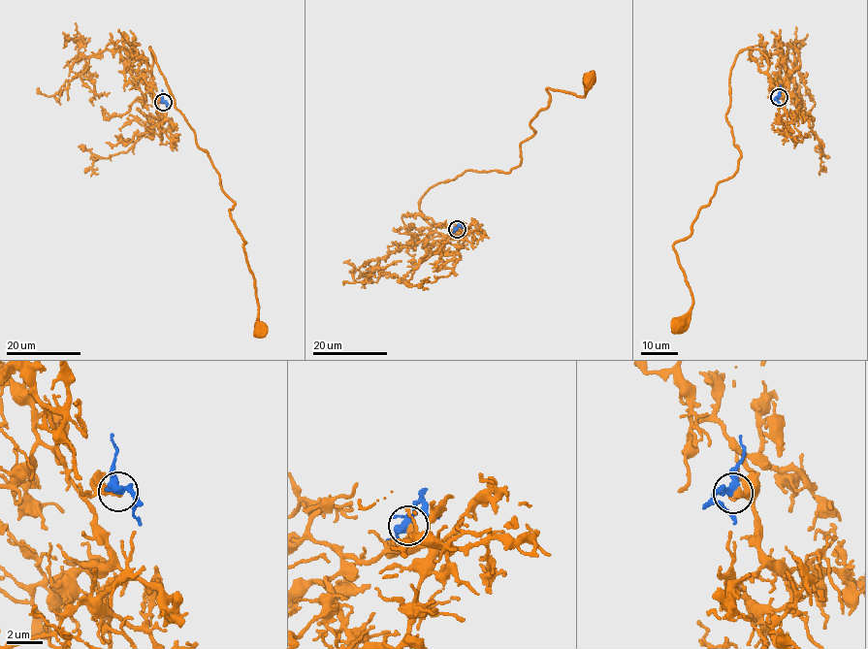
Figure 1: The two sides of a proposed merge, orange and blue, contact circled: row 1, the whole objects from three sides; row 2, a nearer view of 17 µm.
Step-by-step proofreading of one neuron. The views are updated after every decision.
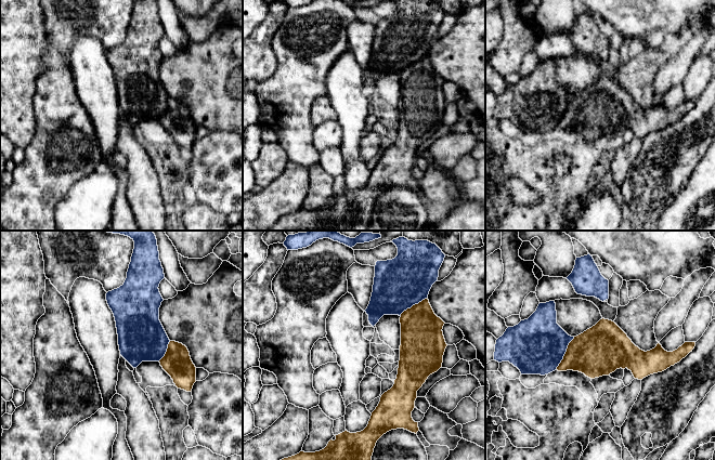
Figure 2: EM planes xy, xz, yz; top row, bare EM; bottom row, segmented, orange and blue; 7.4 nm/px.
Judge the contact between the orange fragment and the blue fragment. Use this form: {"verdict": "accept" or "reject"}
{"verdict": "accept"}

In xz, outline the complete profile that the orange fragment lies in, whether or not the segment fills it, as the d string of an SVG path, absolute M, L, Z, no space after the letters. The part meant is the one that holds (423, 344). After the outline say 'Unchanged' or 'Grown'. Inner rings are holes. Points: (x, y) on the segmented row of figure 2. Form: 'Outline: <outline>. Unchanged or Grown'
Outline: M399 237L391 242L398 248L398 255L392 260L376 262L373 292L364 312L368 315L368 321L373 327L384 315L400 316L400 360L393 386L381 395L378 406L372 412L368 424L363 431L350 433L346 430L336 435L335 441L330 439L320 451L300 451L282 460L372 460L377 441L387 432L404 429L417 434L419 431L418 422L412 418L417 391L430 374L442 367L447 346L442 331L445 323L434 314L428 300L432 285L438 281L439 270L445 254L436 244L428 240L413 241Z. Grown

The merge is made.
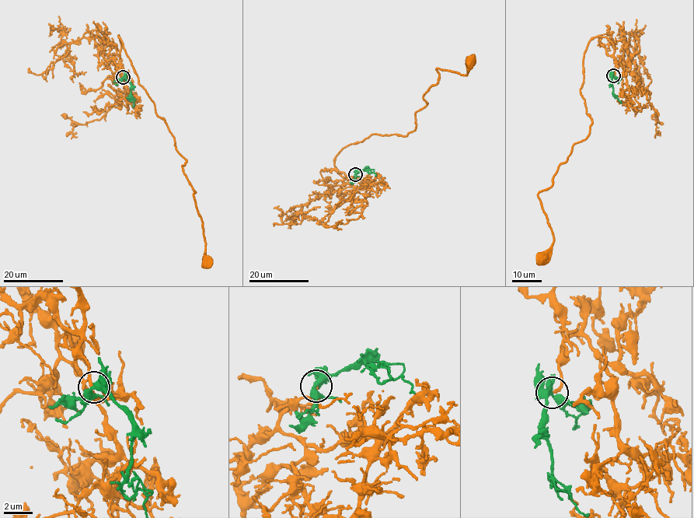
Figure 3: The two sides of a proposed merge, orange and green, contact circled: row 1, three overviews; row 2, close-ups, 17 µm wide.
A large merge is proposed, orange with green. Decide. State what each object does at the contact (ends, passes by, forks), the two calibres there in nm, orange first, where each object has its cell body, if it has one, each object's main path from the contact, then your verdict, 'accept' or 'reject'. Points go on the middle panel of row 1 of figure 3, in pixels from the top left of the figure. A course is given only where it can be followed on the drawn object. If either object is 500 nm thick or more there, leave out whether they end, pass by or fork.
orange ends; green forks; calibres 200 and 360 nm; soma orange (470, 61); soma green none; course orange (355, 174), (337, 172), (343, 148), (371, 134), (406, 135), (437, 68), (465, 75), (472, 61); course green (355, 173), (364, 169), (375, 175); accept

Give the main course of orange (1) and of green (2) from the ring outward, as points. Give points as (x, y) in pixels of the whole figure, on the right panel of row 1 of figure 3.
1: (613, 75), (614, 44), (594, 36), (580, 89), (588, 134), (538, 194), (553, 237), (543, 260)
2: (612, 75), (613, 92), (621, 103)

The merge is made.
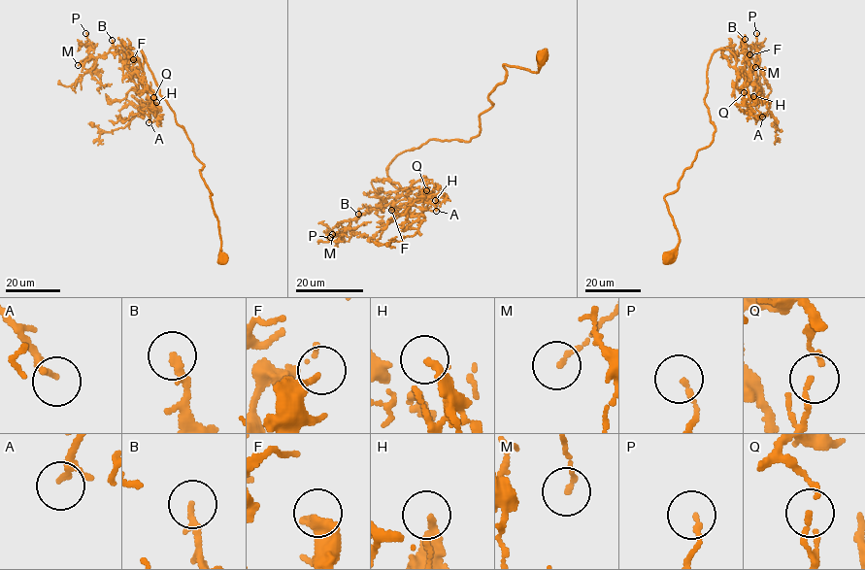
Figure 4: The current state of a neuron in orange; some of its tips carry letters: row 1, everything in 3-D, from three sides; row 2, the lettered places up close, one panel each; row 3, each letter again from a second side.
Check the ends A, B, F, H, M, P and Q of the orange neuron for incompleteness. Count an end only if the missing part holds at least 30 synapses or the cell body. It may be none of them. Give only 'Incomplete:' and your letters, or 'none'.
Incomplete: B

